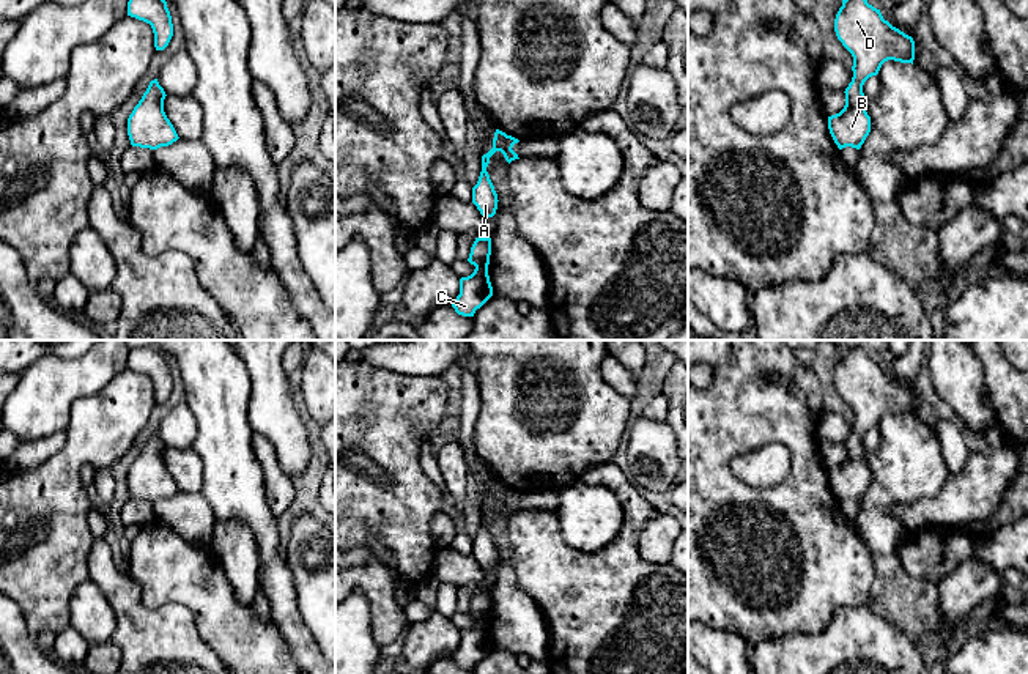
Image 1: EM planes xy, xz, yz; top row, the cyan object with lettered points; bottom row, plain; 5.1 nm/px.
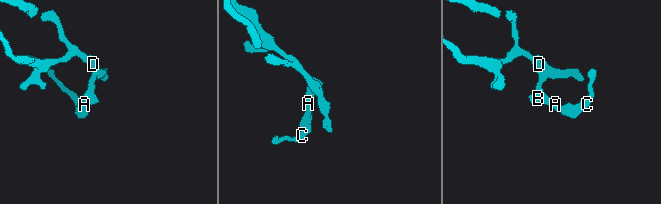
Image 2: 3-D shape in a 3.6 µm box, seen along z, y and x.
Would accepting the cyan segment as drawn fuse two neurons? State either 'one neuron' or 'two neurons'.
one neuron

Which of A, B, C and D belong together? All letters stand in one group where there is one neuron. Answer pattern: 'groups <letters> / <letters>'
groups A B C D

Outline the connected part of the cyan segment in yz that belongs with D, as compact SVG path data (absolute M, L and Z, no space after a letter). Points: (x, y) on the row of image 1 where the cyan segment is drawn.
M842 0L834 31L853 57L853 77L844 91L844 109L828 117L828 129L839 150L860 150L871 132L871 117L864 109L864 82L877 76L888 60L913 65L915 41L885 20L880 9L867 0Z

